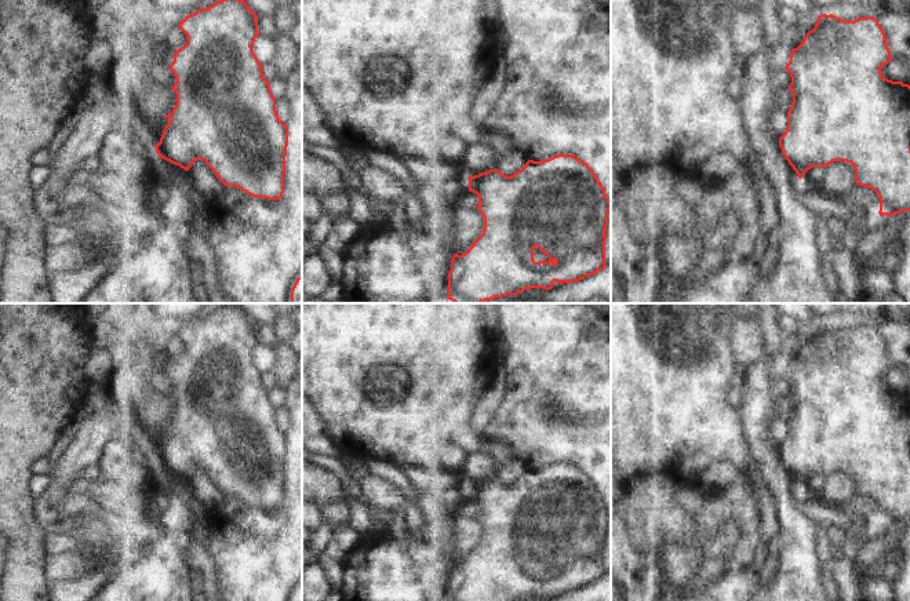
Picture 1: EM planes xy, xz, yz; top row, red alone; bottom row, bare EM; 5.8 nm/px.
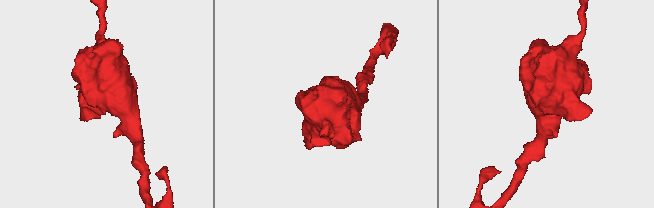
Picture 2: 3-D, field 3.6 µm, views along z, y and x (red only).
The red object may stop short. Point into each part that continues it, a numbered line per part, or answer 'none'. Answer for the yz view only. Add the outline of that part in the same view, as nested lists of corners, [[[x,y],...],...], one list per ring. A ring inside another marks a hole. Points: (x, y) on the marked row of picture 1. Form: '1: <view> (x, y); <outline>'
none

